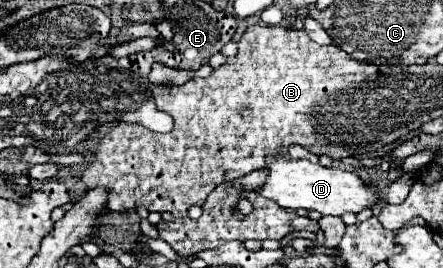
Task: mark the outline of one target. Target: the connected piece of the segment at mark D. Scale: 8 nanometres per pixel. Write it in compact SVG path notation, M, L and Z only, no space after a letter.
M272 156L266 162L266 172L268 172L266 182L260 188L256 188L256 192L290 210L306 208L306 210L318 210L320 214L342 216L344 212L358 214L360 210L378 202L378 190L368 186L354 172L340 168L326 168L320 162L312 164L306 158L294 160L290 156Z

